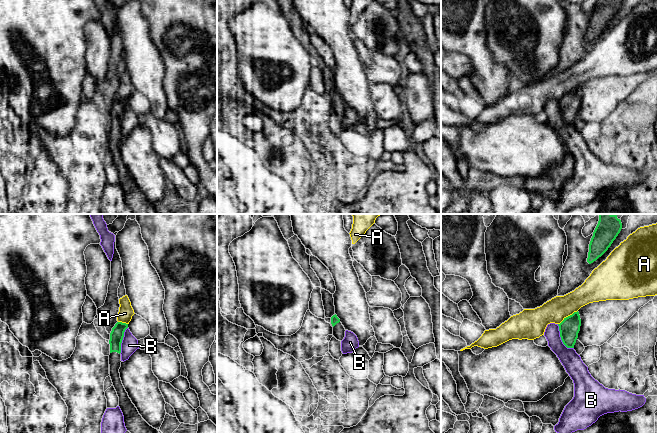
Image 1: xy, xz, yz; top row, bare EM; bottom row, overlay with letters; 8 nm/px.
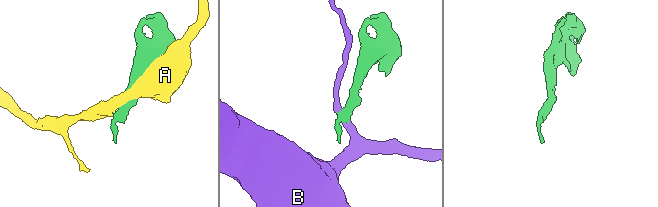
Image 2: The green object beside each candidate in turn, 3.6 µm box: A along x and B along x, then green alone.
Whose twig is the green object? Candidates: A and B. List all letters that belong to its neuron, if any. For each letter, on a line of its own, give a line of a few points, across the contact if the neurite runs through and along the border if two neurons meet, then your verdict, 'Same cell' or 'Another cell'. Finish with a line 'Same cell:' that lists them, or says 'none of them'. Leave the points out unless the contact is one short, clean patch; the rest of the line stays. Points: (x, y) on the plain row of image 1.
A: Another cell
B: Line: yz (557, 100), (561, 117), (567, 123), (573, 124). Another cell
Same cell: none of them

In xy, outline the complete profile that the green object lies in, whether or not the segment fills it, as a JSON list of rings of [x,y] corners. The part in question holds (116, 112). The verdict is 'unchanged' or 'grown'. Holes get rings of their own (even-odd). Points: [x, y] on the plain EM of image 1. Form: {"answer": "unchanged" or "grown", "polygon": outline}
{"answer": "grown", "polygon": [[[117,98],[112,104],[109,116],[110,153],[119,173],[119,183],[124,192],[125,203],[134,214],[164,214],[157,205],[142,194],[122,160],[119,149],[122,138],[120,129],[124,108],[127,104],[128,100]]]}

